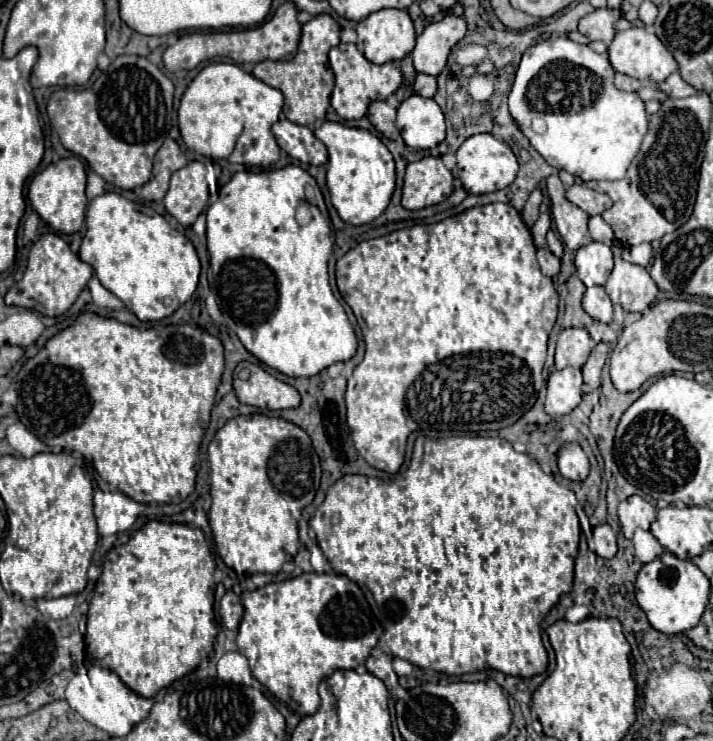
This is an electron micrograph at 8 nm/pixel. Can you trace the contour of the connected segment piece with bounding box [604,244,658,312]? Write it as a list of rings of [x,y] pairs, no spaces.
[[[618,244],[612,246],[614,252],[614,270],[606,282],[606,292],[614,304],[620,304],[626,312],[642,312],[658,296],[658,286],[652,282],[652,276],[646,268],[636,266],[622,256]]]

